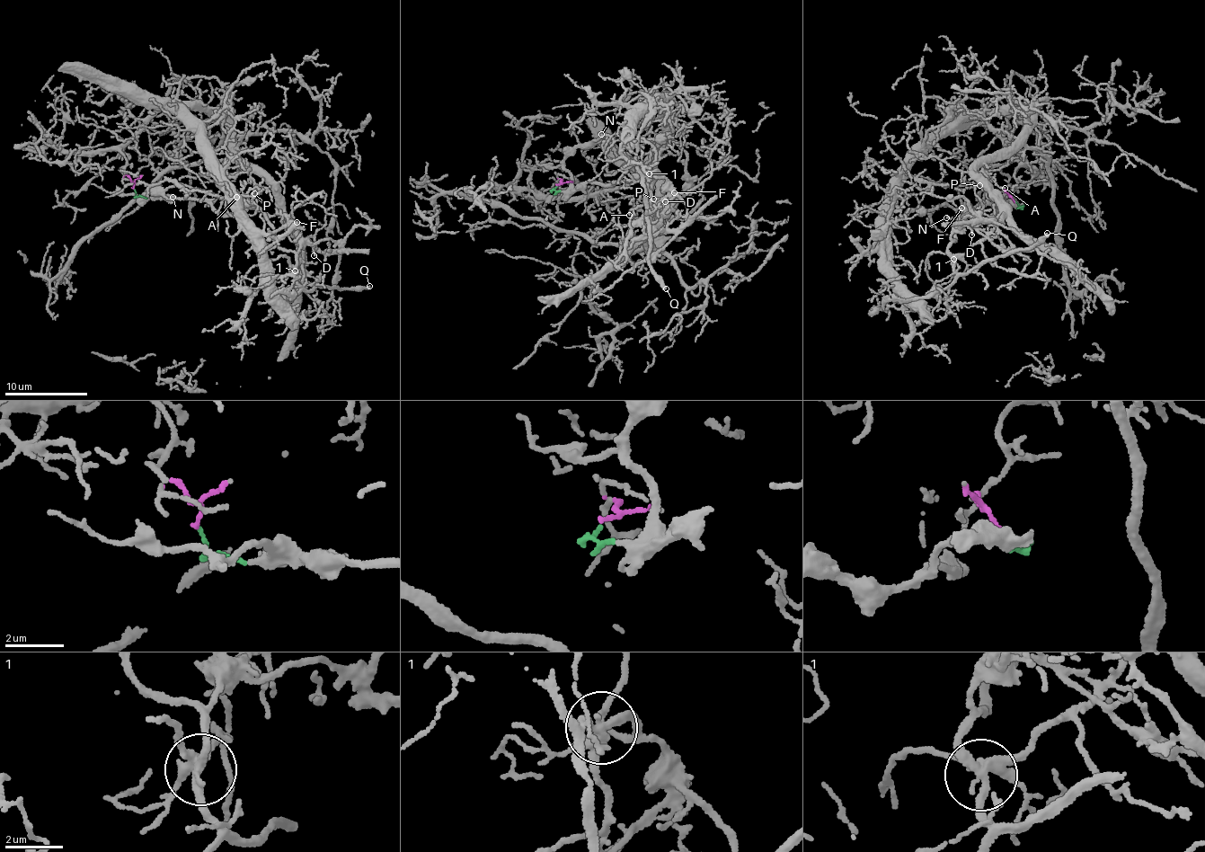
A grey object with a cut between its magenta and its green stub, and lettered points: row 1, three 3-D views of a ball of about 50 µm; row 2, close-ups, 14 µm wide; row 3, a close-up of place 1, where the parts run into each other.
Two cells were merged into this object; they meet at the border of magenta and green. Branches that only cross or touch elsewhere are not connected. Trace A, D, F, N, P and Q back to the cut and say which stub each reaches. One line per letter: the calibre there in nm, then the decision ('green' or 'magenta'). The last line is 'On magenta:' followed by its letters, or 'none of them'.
A: 80 nm thick; magenta
D: 130 nm thick; green
F: 160 nm thick; green
N: 150 nm thick; green
P: 130 nm thick; magenta
Q: 300 nm thick; green
On magenta: A, P

